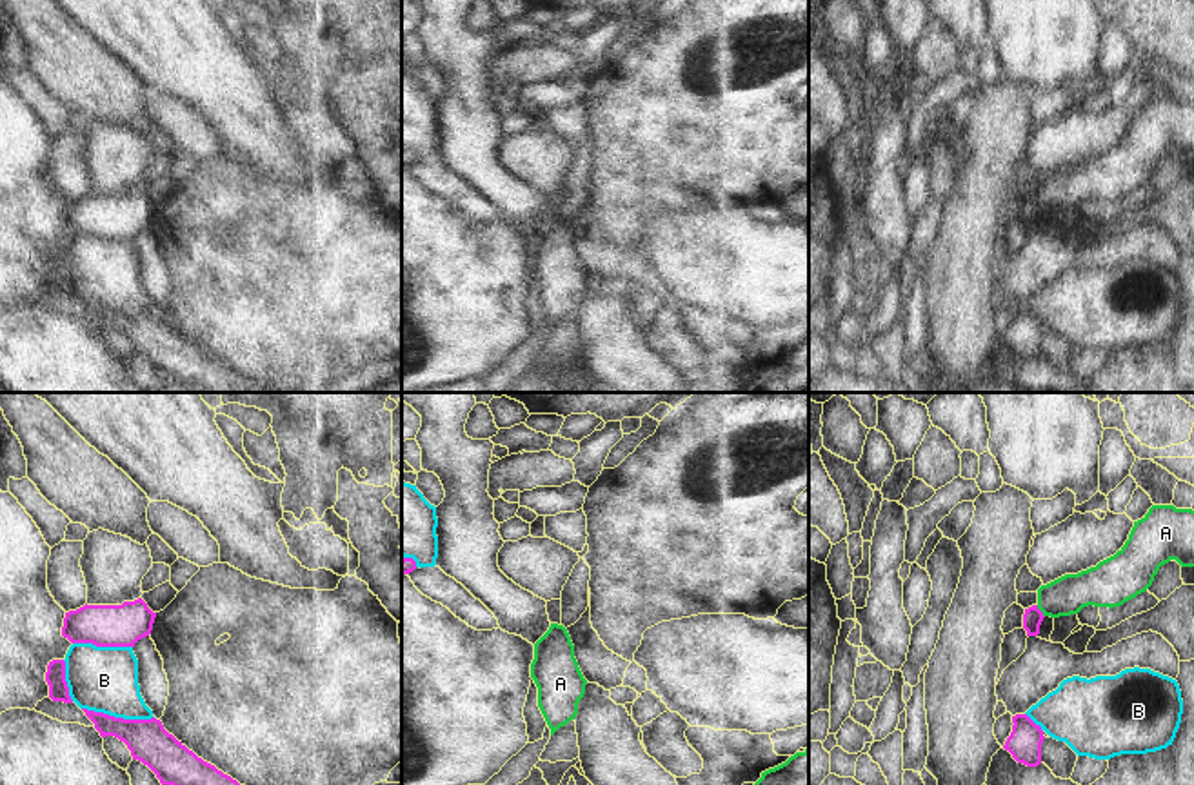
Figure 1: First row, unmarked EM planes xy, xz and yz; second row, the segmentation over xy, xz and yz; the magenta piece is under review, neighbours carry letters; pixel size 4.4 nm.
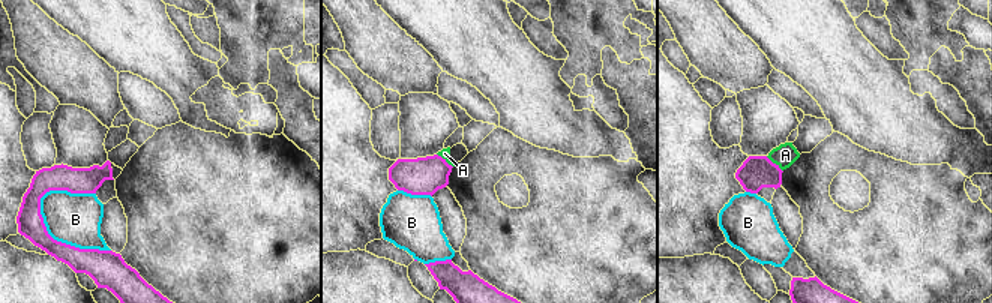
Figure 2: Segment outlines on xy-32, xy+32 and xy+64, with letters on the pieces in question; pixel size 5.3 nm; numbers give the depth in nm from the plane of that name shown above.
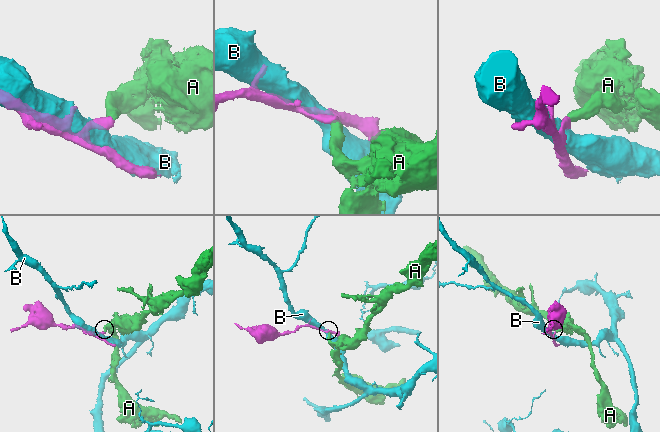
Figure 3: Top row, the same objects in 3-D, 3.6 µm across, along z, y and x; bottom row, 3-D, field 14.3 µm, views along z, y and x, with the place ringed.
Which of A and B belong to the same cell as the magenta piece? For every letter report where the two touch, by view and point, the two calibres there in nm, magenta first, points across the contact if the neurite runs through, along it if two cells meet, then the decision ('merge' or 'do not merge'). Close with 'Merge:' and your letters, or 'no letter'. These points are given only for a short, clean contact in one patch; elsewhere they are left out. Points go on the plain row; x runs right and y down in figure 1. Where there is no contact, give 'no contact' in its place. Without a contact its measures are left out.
A: contact yz (1040, 204); calibres 90 and 170 nm; border yz (1036, 198), (1044, 209); do not merge
B: contact xy (119, 311); calibres 180 and 280 nm; do not merge
Merge: no letter

